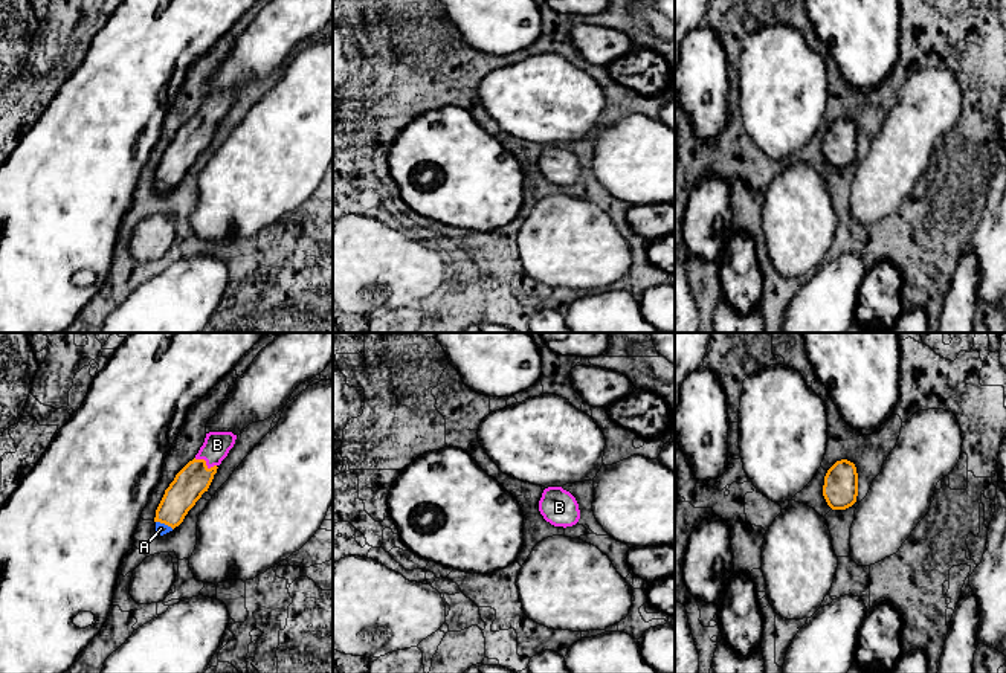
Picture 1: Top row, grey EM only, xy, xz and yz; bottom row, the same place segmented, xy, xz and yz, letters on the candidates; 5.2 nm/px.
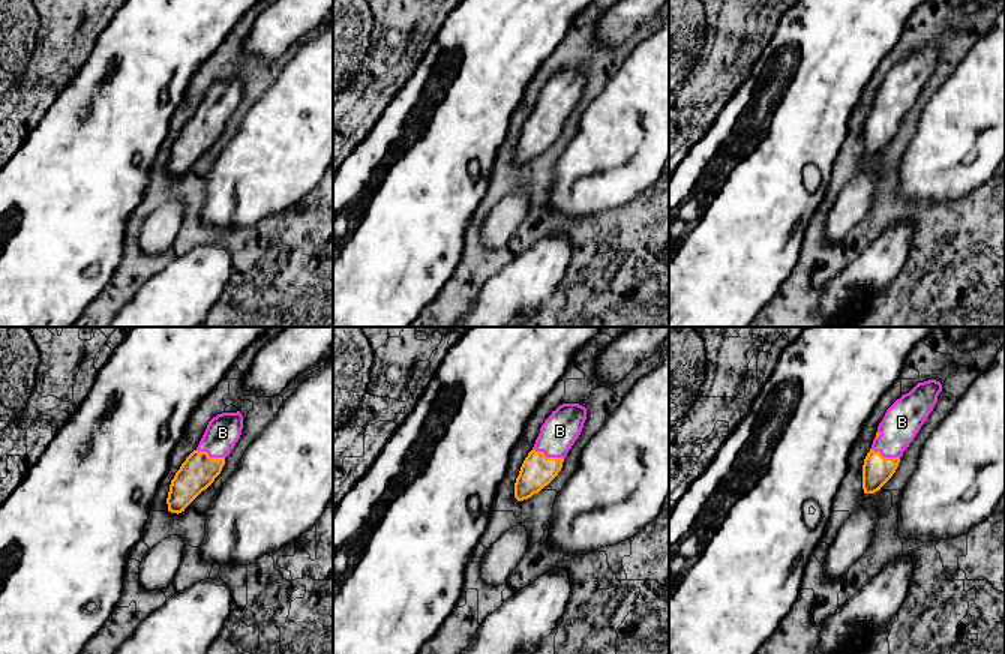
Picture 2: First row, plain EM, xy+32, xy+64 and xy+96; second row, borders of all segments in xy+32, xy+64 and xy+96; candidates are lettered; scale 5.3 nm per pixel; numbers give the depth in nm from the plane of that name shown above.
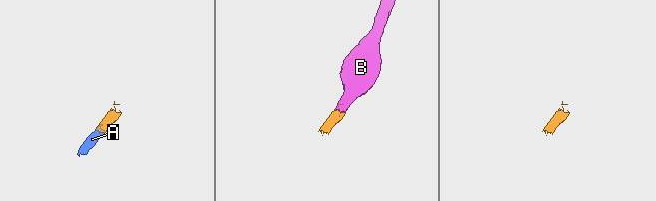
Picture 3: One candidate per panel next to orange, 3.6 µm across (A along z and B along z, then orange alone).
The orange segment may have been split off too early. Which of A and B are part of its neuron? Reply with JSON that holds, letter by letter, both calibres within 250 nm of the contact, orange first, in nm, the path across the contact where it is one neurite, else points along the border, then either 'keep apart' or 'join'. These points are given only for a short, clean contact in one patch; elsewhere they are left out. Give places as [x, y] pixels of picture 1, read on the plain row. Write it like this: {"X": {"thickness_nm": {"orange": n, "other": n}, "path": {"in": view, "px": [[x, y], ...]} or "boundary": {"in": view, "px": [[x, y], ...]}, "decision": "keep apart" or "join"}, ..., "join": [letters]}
{"A": {"thickness_nm": {"orange": 170, "other": 60}, "path": {"in": "xy", "px": [[188, 144], [165, 182], [161, 186]]}, "decision": "join"}, "B": {"thickness_nm": {"orange": 170, "other": 140}, "path": {"in": "xy", "px": [[188, 144], [205, 121], [217, 103]]}, "decision": "join"}, "join": ["A", "B"]}

